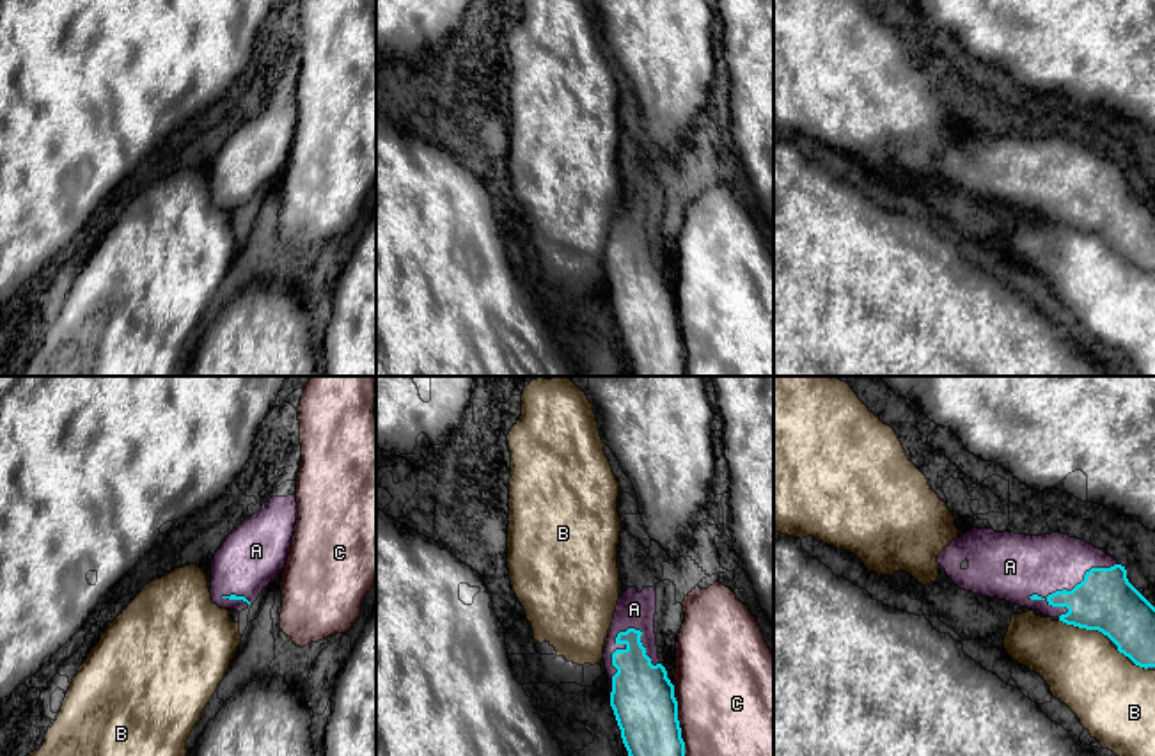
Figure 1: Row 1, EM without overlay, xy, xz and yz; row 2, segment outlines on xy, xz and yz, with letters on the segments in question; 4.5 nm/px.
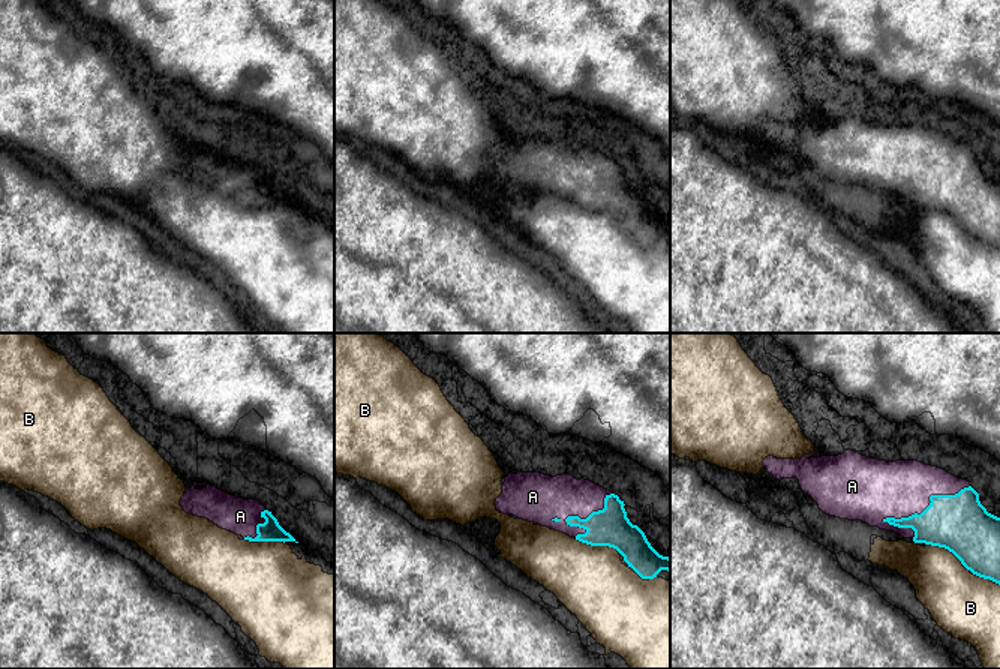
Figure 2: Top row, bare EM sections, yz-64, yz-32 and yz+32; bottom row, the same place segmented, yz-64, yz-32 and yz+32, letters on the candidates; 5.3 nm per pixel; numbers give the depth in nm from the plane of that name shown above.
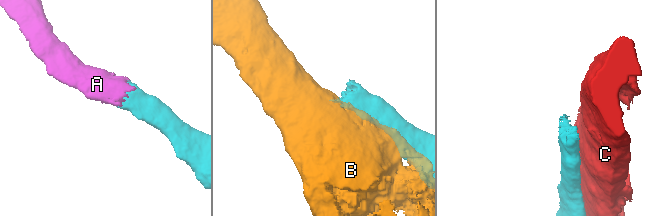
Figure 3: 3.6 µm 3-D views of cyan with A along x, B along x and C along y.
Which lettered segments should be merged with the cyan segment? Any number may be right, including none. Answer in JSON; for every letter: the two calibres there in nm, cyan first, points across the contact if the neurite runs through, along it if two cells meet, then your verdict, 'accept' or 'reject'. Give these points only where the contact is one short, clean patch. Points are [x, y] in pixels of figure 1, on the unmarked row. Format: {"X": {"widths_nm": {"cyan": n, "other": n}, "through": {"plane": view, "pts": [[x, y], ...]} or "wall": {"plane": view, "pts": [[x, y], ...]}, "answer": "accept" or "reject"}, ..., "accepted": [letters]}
{"A": {"widths_nm": {"cyan": 280, "other": 280}, "answer": "accept"}, "B": {"widths_nm": {"cyan": 280, "other": 340}, "answer": "reject"}, "C": {"widths_nm": {"cyan": 280, "other": 500}, "answer": "reject"}, "accepted": ["A"]}

